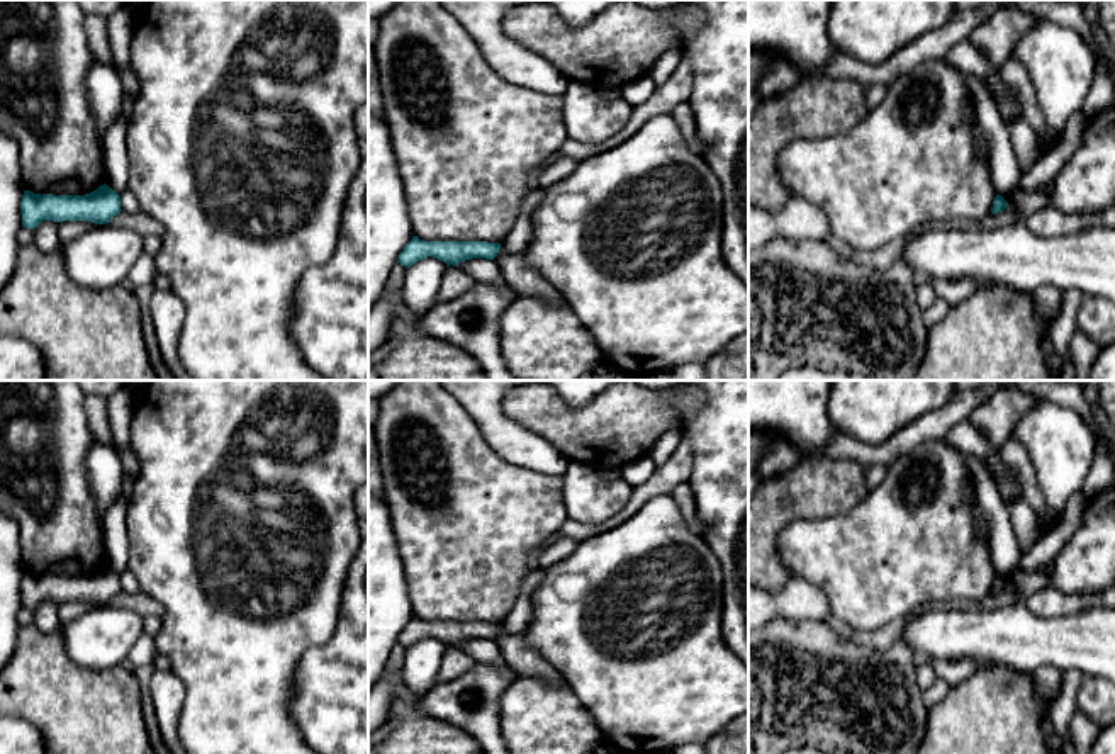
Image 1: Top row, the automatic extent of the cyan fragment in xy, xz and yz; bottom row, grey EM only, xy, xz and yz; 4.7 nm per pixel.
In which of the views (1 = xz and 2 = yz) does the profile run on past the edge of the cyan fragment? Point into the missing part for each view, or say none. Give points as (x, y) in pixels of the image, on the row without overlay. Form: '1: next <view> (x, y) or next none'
1: next none
2: next none

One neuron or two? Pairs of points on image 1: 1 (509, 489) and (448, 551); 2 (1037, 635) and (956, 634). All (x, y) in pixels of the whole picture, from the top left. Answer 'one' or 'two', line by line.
1: one
2: one

